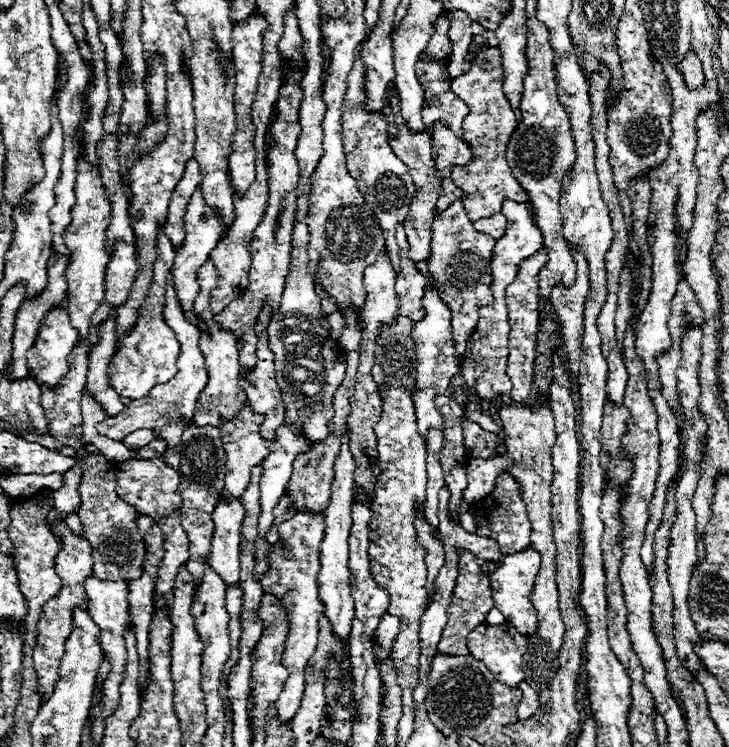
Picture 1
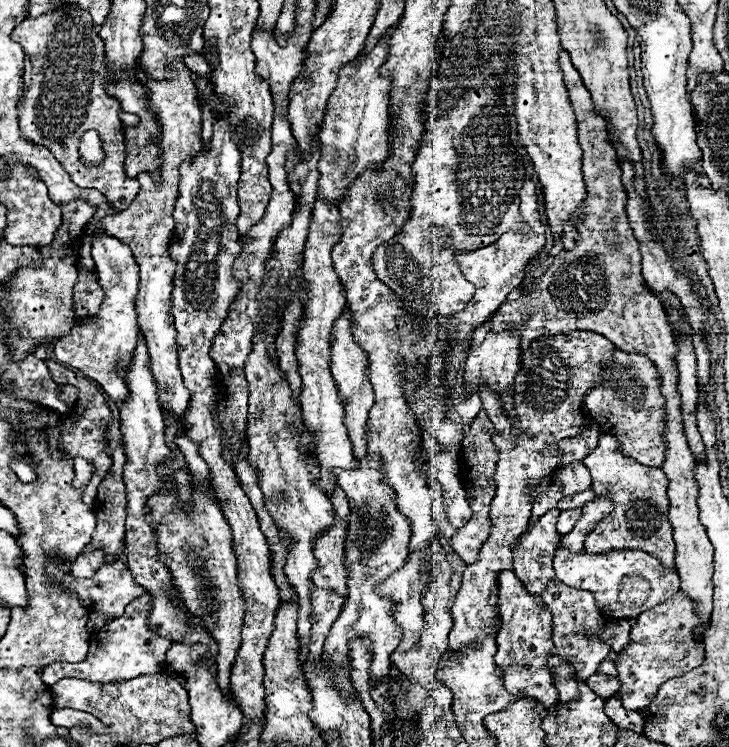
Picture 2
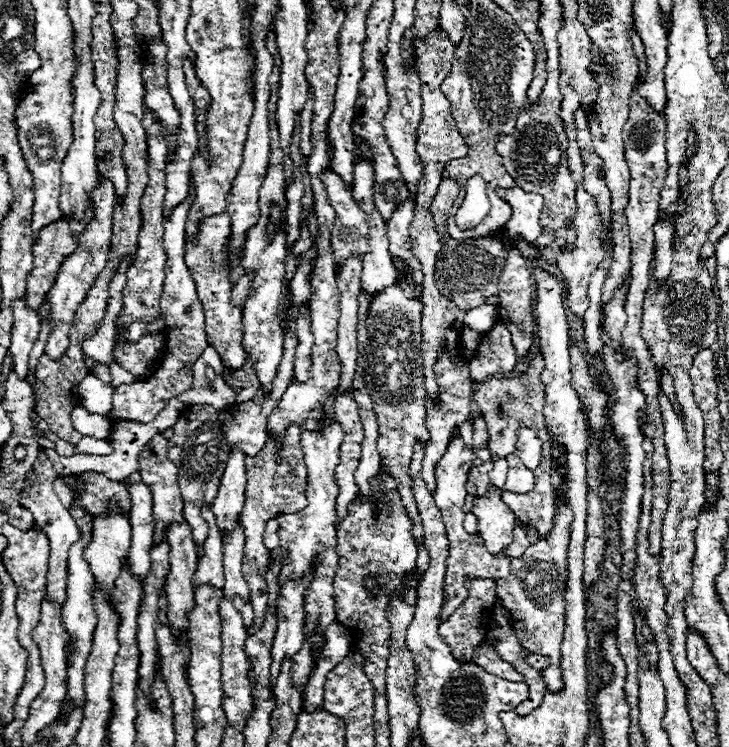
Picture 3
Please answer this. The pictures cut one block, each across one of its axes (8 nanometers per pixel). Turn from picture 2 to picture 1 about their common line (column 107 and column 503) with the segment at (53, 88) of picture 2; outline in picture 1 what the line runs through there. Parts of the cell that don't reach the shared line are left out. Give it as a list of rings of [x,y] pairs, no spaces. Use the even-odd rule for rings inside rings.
[[[488,44],[476,52],[468,72],[464,72],[458,78],[452,78],[452,92],[456,92],[456,96],[460,96],[470,108],[470,114],[462,122],[462,130],[464,130],[464,140],[470,144],[474,152],[474,158],[466,166],[452,166],[450,174],[454,184],[468,194],[464,196],[462,202],[470,222],[500,212],[504,198],[528,200],[528,194],[520,188],[518,180],[514,180],[510,166],[504,160],[506,142],[514,132],[518,120],[508,98],[504,96],[502,82],[504,82],[504,68],[502,68],[500,48]]]

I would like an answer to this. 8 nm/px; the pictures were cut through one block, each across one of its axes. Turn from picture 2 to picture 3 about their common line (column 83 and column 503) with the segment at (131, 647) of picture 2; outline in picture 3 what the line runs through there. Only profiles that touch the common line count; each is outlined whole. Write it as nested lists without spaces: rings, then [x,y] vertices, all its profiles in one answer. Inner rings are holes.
[[[486,642],[480,644],[480,648],[476,648],[474,656],[472,656],[472,662],[484,670],[488,670],[490,674],[496,674],[504,680],[512,680],[512,682],[518,682],[518,680],[524,680],[524,676],[520,672],[516,672],[516,668],[504,660],[500,660],[500,656],[496,654],[496,650],[492,650],[492,646],[488,646]]]

